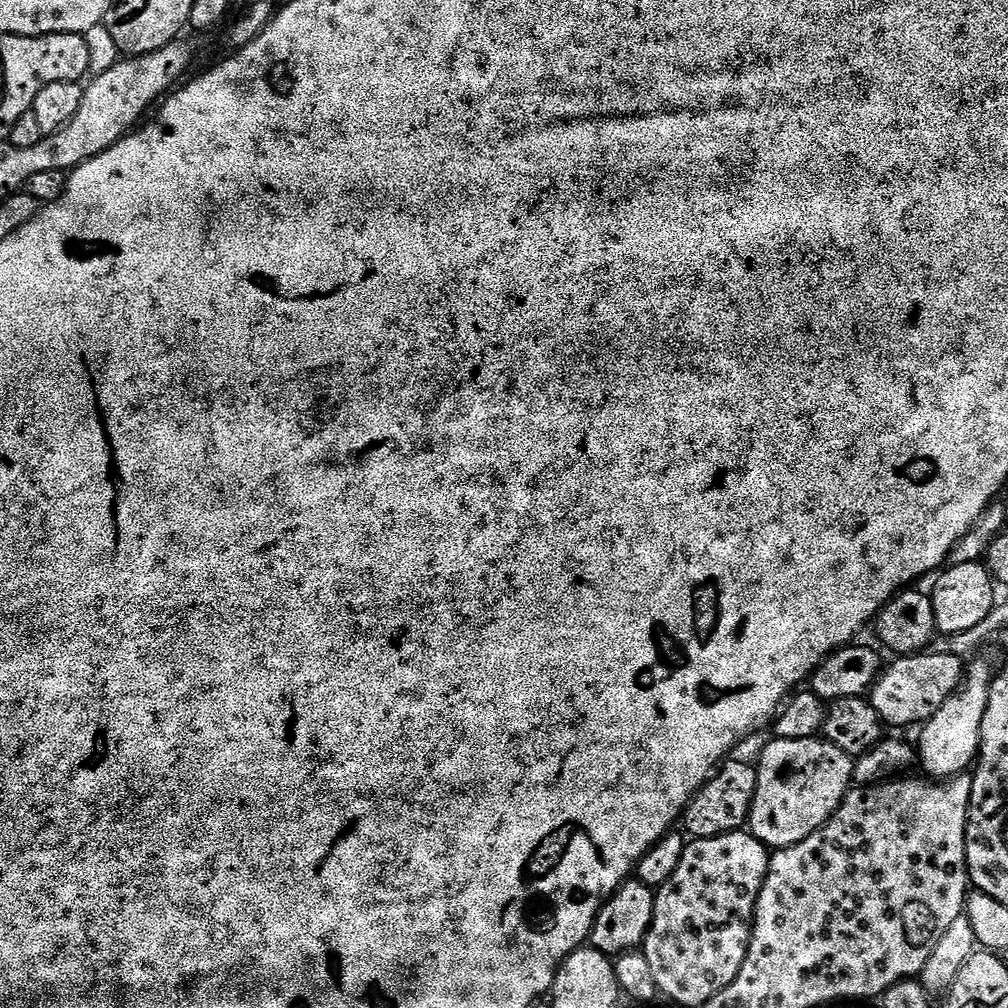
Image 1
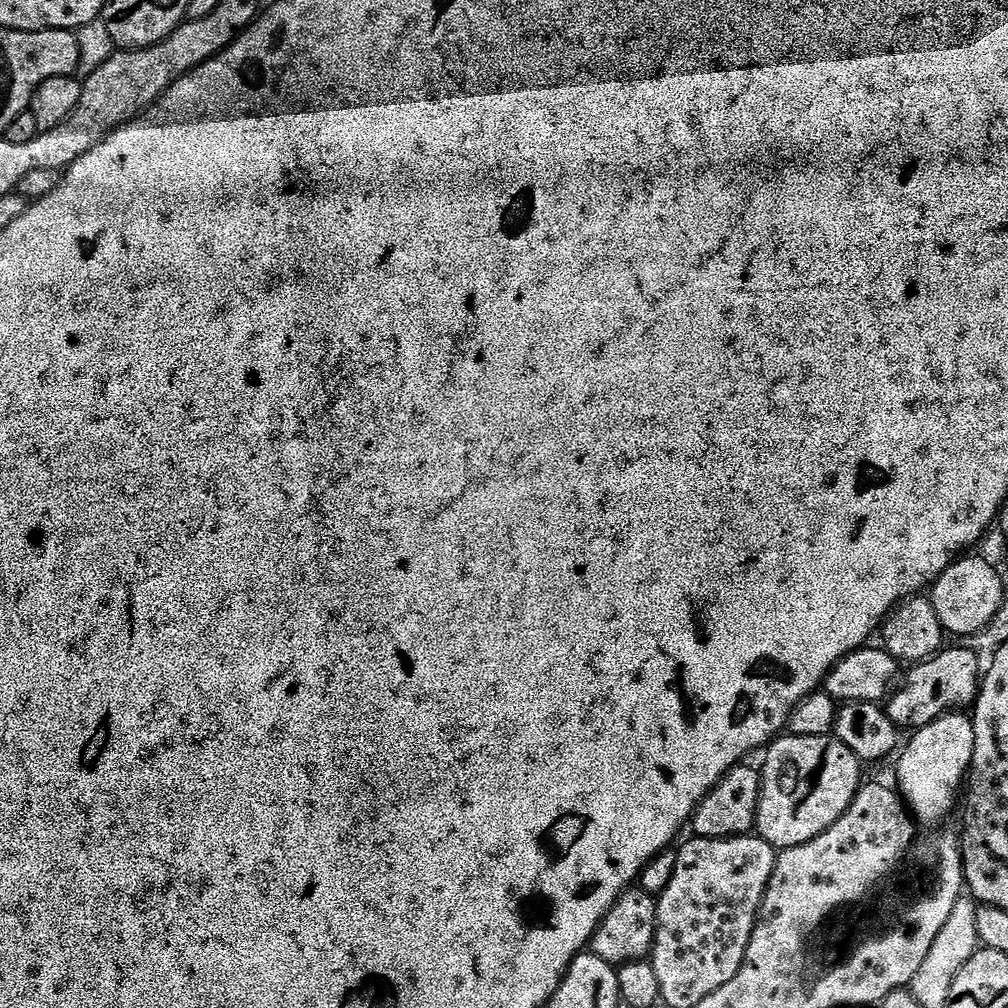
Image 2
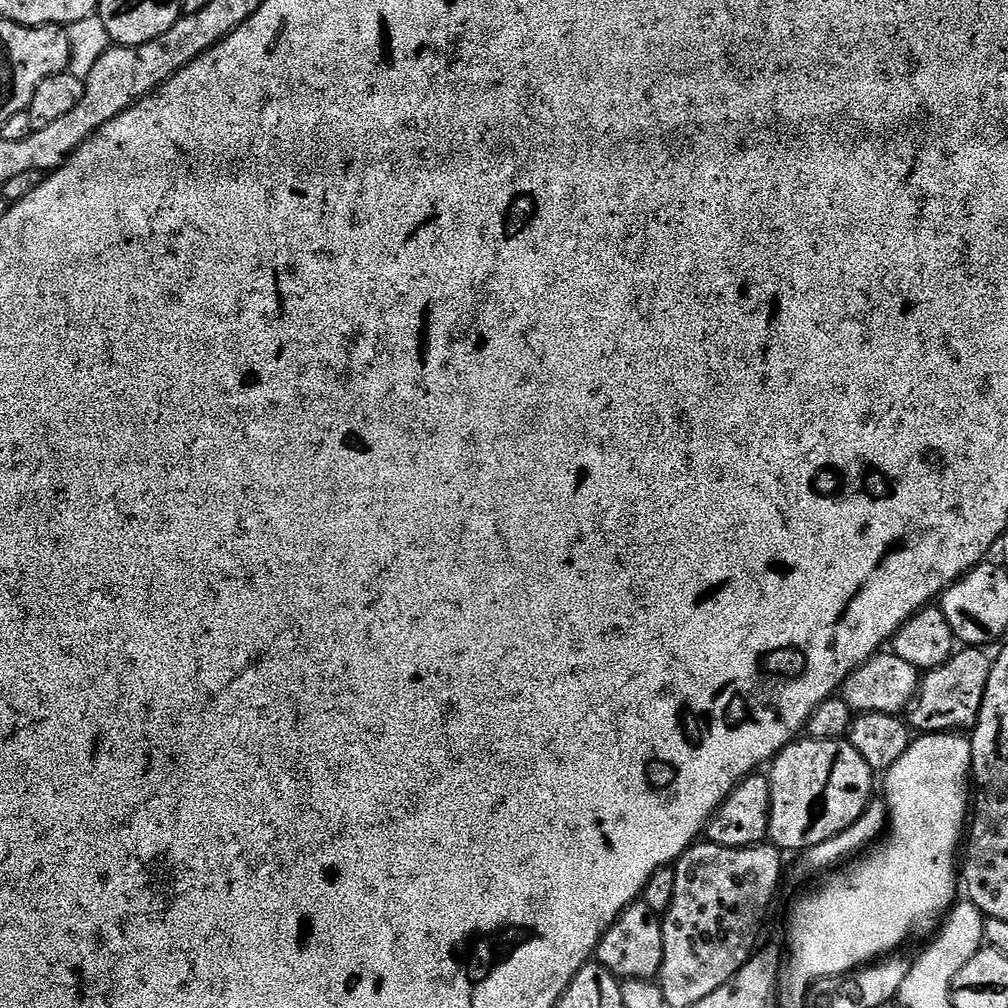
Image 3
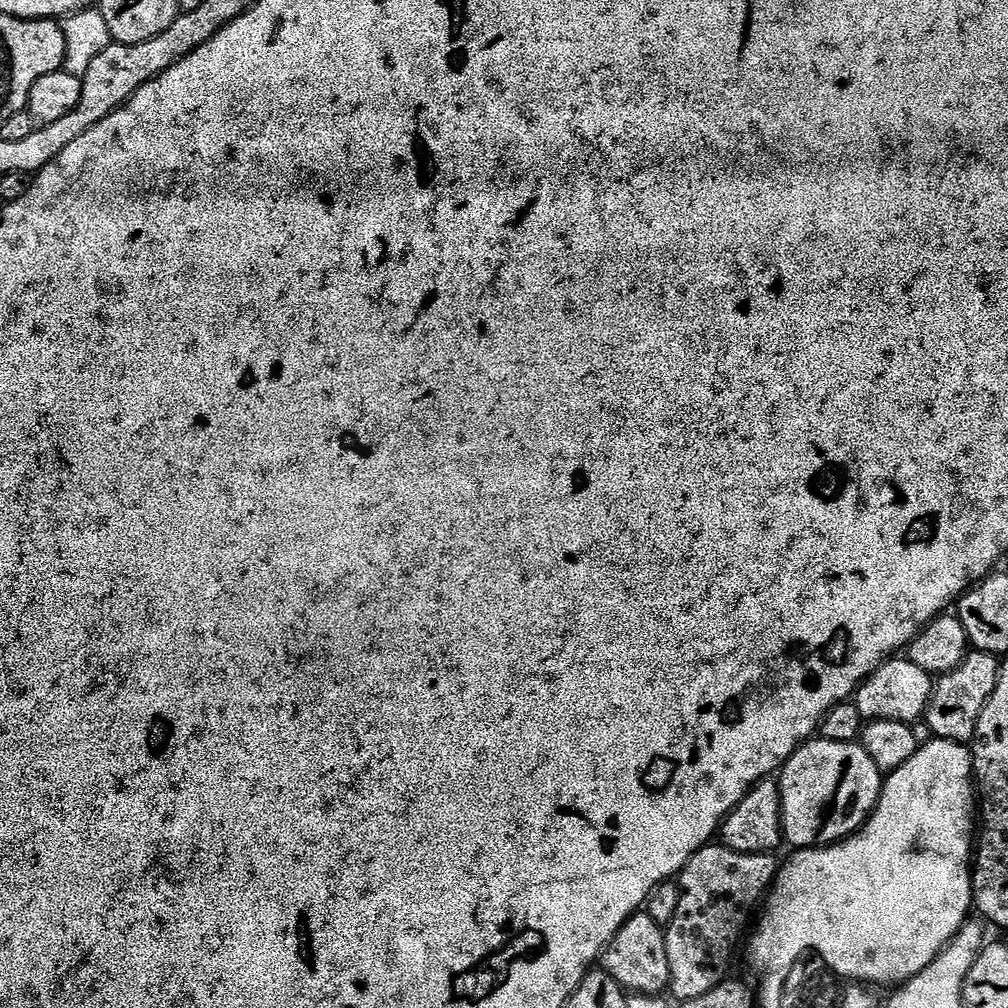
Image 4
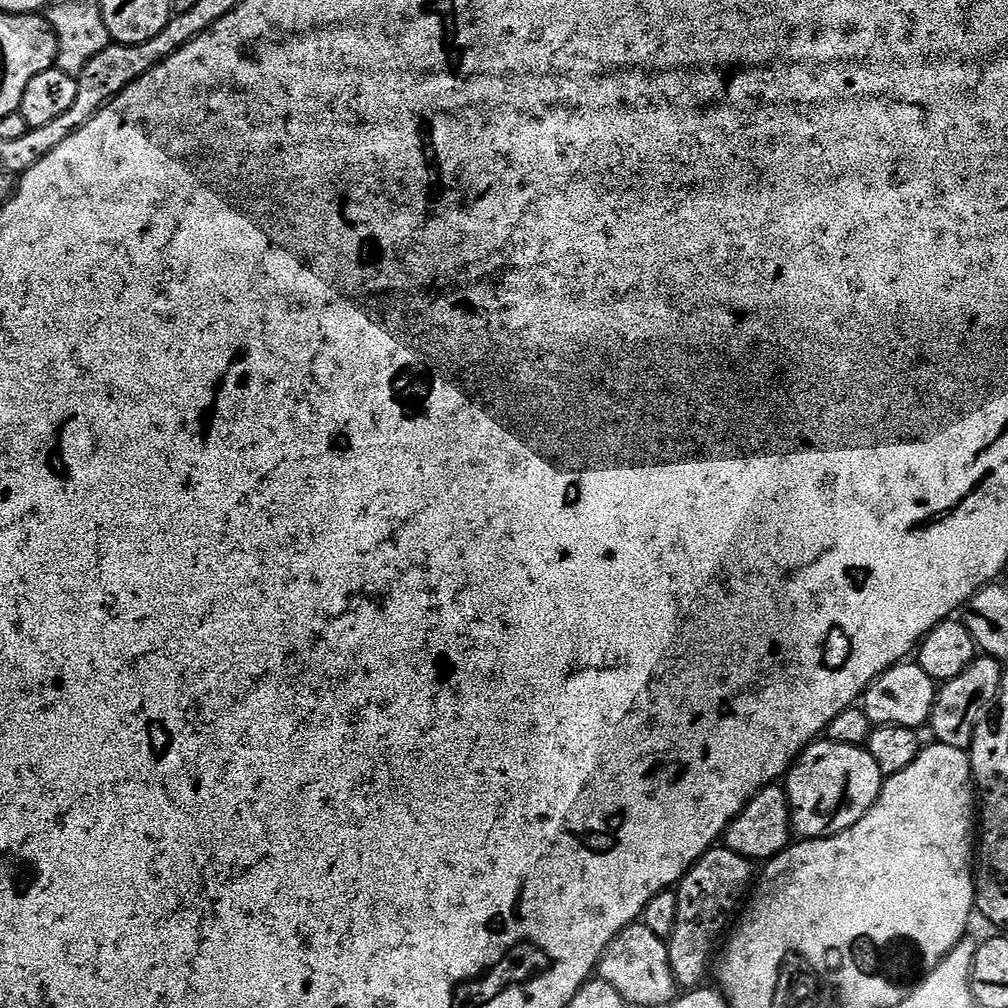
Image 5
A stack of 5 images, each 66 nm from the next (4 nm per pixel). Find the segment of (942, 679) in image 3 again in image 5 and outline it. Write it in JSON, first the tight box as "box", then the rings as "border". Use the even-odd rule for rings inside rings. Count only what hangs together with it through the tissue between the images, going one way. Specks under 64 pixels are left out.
{"box":[930,654,1005,750],"border":[[[980,654],[958,678],[943,681],[936,694],[930,721],[939,743],[965,750],[971,749],[978,726],[985,723],[987,716],[984,715],[988,711],[988,715],[993,711],[1000,695],[1000,685],[1005,679],[1004,672],[1000,668],[1003,668],[1001,661]]]}

